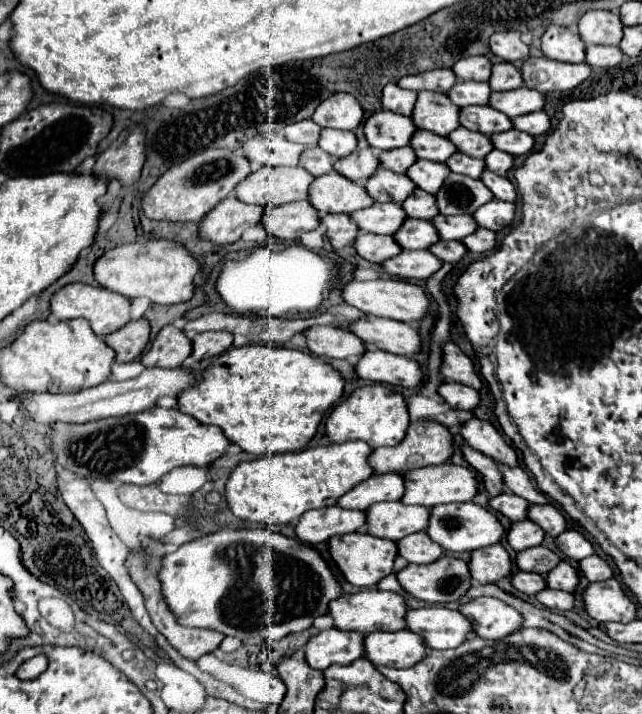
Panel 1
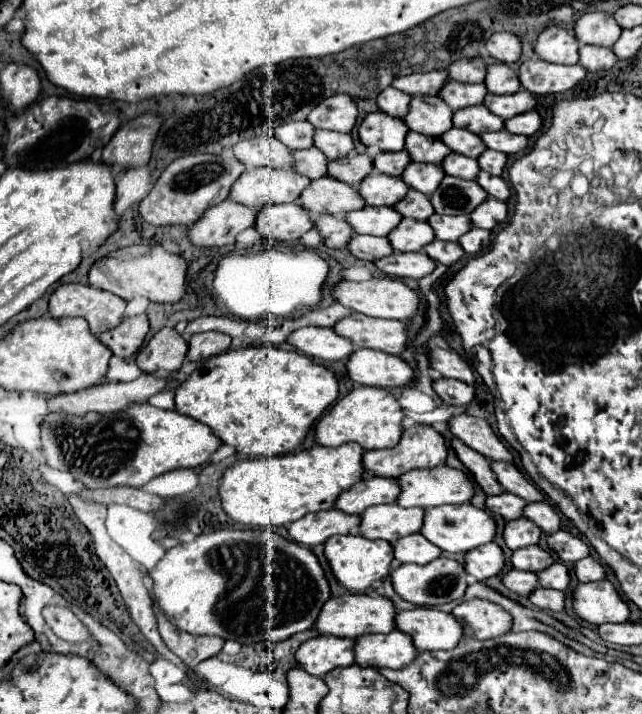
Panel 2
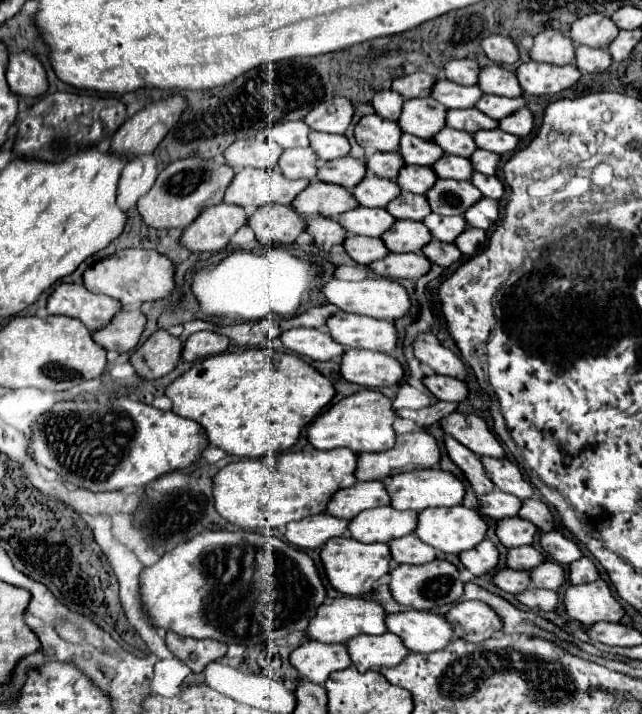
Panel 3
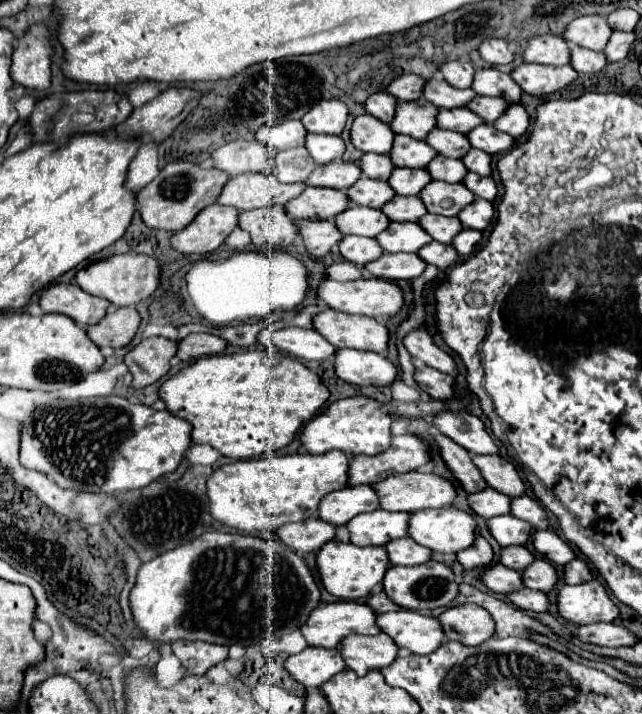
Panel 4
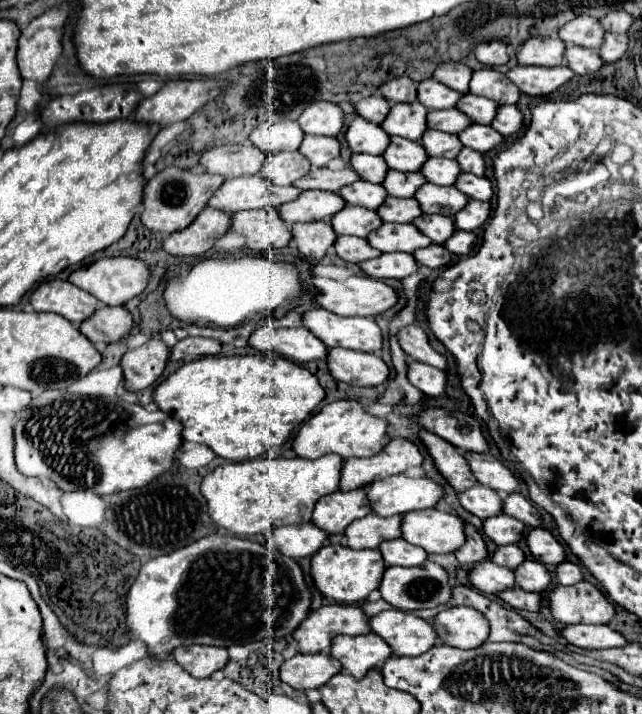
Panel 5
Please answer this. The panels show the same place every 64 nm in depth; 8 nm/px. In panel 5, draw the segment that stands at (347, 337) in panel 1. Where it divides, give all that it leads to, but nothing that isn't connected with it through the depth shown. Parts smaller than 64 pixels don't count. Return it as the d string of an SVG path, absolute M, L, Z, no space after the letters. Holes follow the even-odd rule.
M260 326L248 338L248 346L260 352L276 352L294 362L310 362L326 356L326 346L306 328L270 328Z

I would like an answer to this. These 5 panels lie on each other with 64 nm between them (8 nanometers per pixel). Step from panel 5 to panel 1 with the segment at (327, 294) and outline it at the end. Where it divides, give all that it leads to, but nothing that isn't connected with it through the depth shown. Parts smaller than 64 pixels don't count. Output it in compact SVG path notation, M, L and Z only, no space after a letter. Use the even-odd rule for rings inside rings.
M378 278L370 282L352 280L342 288L342 298L346 304L362 310L364 314L392 318L400 322L418 322L428 312L428 306L430 306L428 294L420 286L414 286L404 280L396 280L396 278Z

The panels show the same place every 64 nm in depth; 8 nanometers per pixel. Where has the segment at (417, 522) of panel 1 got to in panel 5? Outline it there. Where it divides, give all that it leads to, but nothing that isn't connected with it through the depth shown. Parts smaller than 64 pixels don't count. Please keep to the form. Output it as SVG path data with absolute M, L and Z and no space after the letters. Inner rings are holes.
M364 516L356 522L352 522L346 528L346 538L348 546L354 550L364 550L364 548L378 548L384 540L394 540L400 536L400 516Z

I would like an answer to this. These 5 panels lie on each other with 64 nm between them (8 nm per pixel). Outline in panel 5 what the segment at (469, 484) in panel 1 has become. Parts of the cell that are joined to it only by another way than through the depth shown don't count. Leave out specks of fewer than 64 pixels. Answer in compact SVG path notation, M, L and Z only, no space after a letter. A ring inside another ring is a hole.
M392 476L378 480L366 488L366 500L374 514L394 516L412 510L434 508L442 500L442 486L430 478L410 478L410 476Z

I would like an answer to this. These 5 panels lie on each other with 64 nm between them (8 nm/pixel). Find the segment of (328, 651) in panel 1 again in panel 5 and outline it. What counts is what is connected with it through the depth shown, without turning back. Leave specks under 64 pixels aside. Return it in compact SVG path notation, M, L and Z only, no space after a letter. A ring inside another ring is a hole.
M316 654L316 656L294 656L286 660L280 666L280 680L294 690L308 692L310 688L318 688L326 684L334 674L338 674L342 668L332 660L328 654Z

